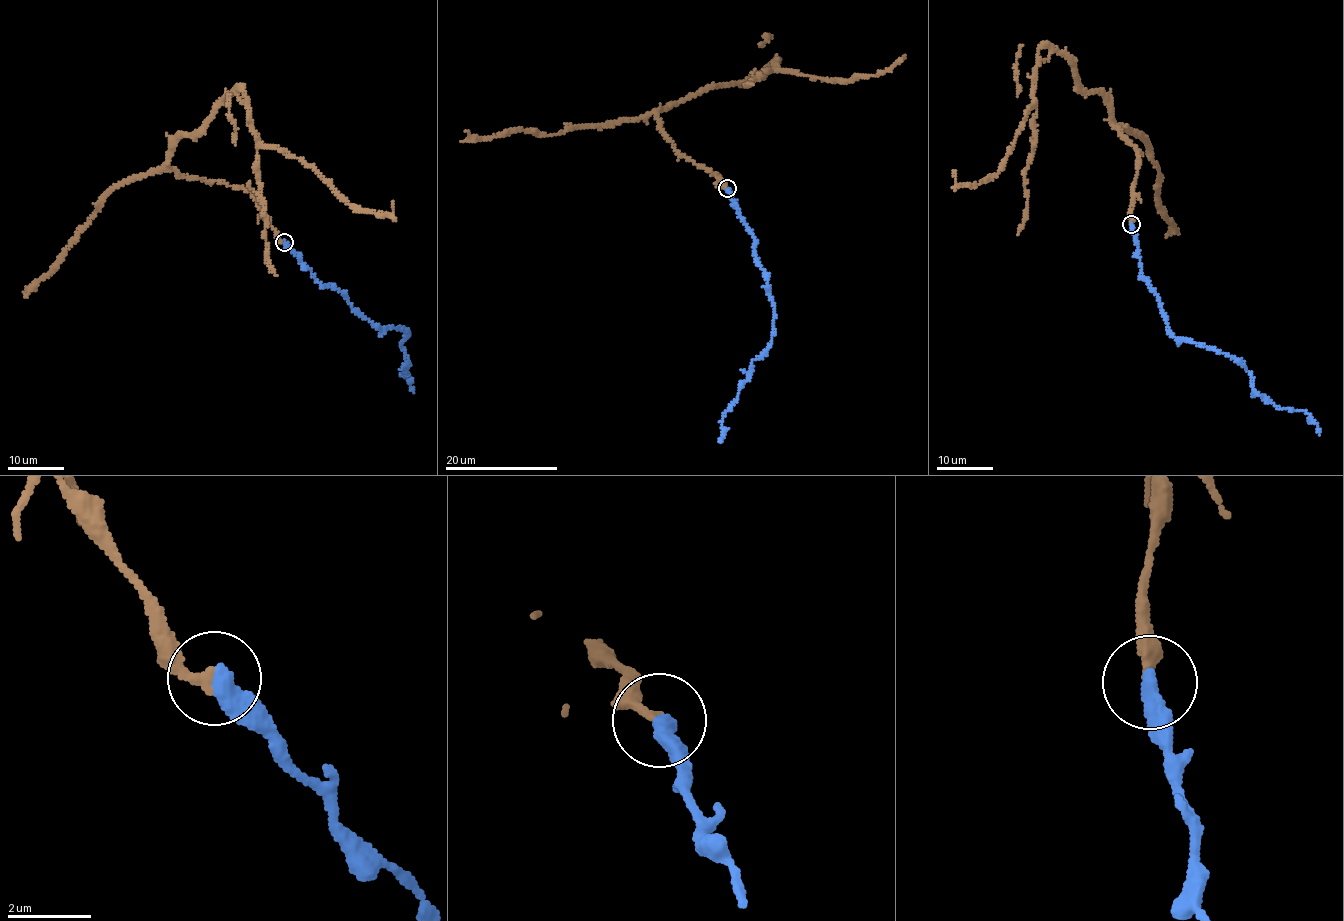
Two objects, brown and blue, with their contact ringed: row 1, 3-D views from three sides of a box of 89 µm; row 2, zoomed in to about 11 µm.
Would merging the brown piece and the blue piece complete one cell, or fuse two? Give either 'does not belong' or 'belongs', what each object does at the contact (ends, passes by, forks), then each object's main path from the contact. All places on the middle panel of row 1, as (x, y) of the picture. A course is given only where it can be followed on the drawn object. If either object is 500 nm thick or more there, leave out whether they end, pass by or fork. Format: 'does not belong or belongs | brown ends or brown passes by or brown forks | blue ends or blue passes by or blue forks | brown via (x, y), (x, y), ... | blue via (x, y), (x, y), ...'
belongs | brown ends | blue ends | brown via (727, 188), (681, 156), (656, 112), (741, 83), (776, 59), (779, 69), (834, 81), (876, 76), (904, 57) | blue via (727, 188), (754, 238), (773, 316), (771, 344), (753, 361), (749, 376), (725, 414), (720, 441)

